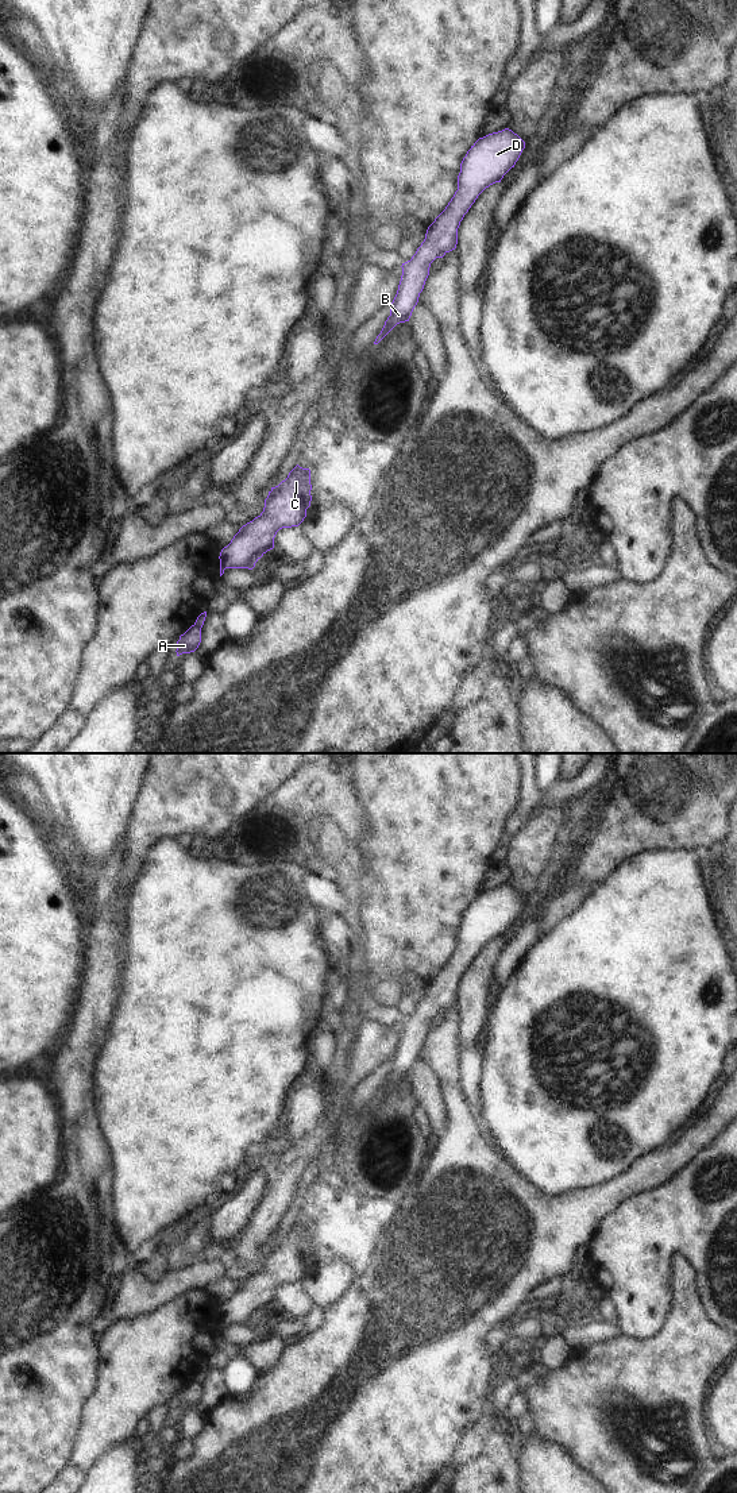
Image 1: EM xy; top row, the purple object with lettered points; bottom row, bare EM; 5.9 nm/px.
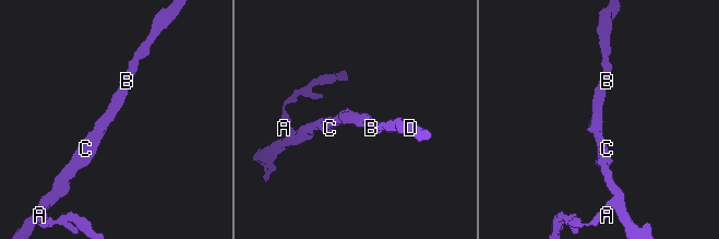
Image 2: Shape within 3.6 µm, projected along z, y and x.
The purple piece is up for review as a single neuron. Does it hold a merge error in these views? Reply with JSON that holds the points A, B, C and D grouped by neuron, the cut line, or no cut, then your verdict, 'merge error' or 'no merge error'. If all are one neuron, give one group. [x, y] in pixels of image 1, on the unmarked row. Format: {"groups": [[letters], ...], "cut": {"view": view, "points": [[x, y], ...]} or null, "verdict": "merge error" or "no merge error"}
{"groups": [["A"], ["B", "C", "D"]], "cut": {"view": "xy", "points": [[195, 1380], [200, 1385]]}, "verdict": "merge error"}

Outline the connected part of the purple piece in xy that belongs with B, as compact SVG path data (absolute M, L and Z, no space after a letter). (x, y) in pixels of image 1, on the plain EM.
M509 884L479 894L471 902L460 919L458 946L428 983L416 1010L401 1022L402 1031L390 1060L390 1072L374 1100L378 1100L397 1080L409 1077L429 1031L431 1019L456 1004L458 984L464 971L486 944L501 938L514 923L524 904L525 898Z

